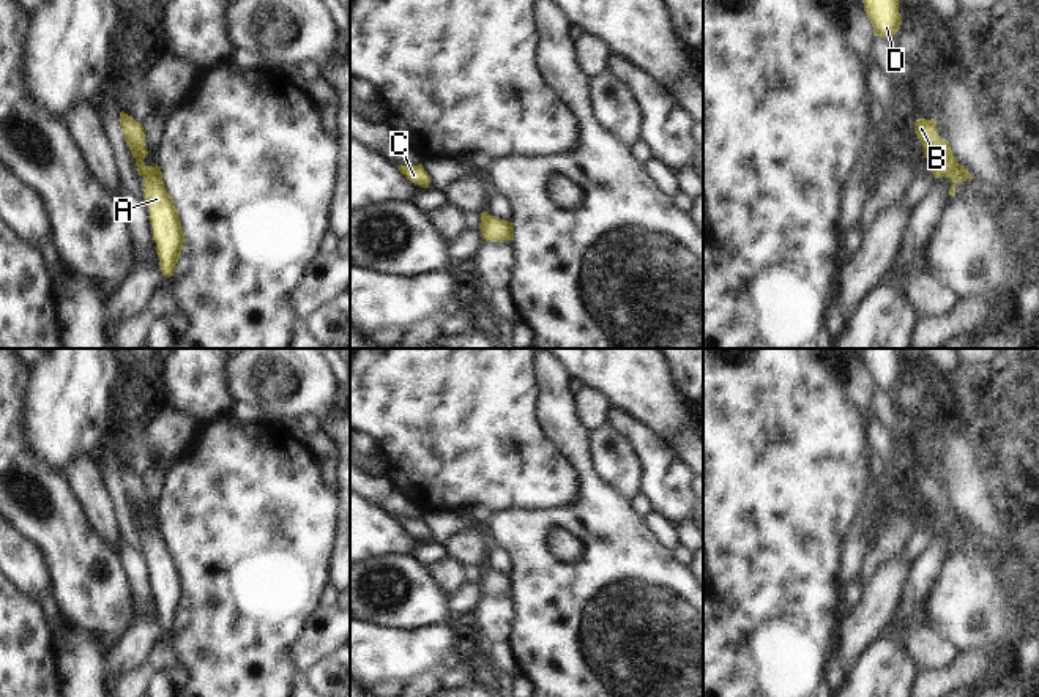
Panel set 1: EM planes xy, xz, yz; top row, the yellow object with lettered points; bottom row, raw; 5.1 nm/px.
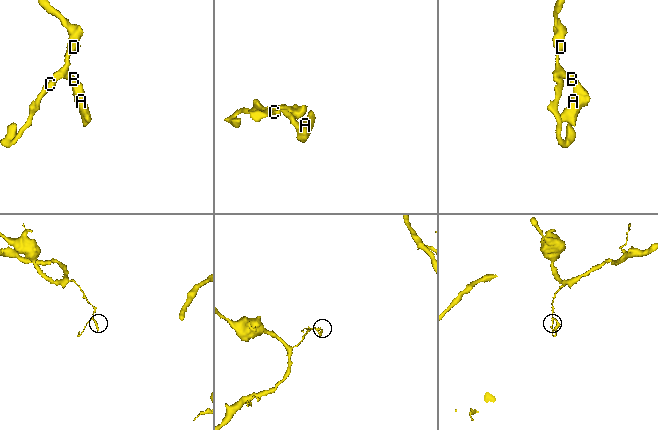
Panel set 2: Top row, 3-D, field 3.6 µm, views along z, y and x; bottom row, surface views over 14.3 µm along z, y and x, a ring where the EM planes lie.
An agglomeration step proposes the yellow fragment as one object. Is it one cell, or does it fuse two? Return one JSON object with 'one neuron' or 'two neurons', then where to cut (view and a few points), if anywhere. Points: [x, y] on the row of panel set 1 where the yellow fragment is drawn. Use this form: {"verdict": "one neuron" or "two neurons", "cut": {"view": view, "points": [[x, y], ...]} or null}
{"verdict": "one neuron", "cut": null}

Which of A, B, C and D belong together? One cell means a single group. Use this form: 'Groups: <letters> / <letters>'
Groups: A B C D.

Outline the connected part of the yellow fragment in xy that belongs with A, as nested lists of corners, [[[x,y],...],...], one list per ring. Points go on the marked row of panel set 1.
[[[120,112],[120,128],[131,155],[136,158],[137,172],[145,183],[143,199],[150,210],[150,224],[153,229],[159,266],[164,276],[172,278],[184,243],[184,232],[181,229],[178,211],[164,184],[158,162],[155,167],[143,162],[148,151],[145,148],[142,123],[136,121],[128,114]]]

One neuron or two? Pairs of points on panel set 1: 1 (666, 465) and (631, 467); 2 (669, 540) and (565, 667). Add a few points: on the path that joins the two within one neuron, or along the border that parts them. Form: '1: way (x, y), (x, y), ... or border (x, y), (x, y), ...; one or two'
1: border (626, 436), (644, 465), (644, 494); two
2: border (644, 516), (648, 529), (672, 551); two

